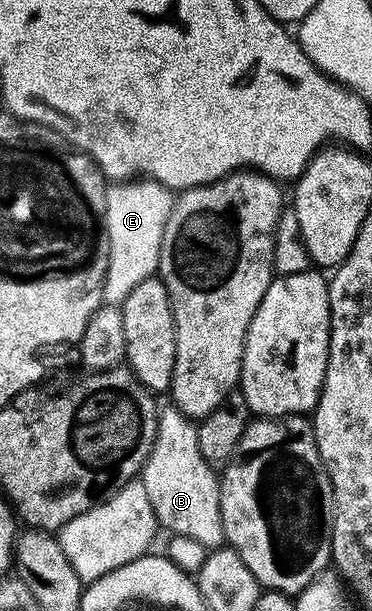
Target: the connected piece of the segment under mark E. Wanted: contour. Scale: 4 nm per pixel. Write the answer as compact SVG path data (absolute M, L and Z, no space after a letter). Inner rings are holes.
M137 177L131 181L116 181L111 184L106 193L106 209L102 213L104 219L103 234L110 245L108 272L104 286L104 303L108 305L123 304L124 299L138 285L138 281L146 281L157 274L160 266L160 246L166 221L172 212L174 195L169 188L163 187L156 179Z

